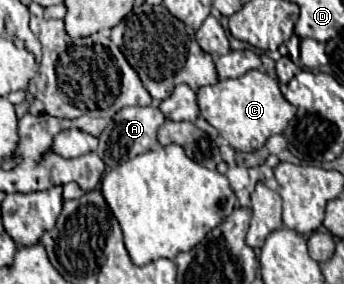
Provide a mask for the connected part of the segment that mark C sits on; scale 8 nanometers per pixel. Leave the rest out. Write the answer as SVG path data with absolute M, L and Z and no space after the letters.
M249 70L241 78L219 80L213 86L197 90L197 104L201 116L239 152L261 150L271 134L281 134L289 120L295 116L295 108L283 98L277 80L263 70Z

